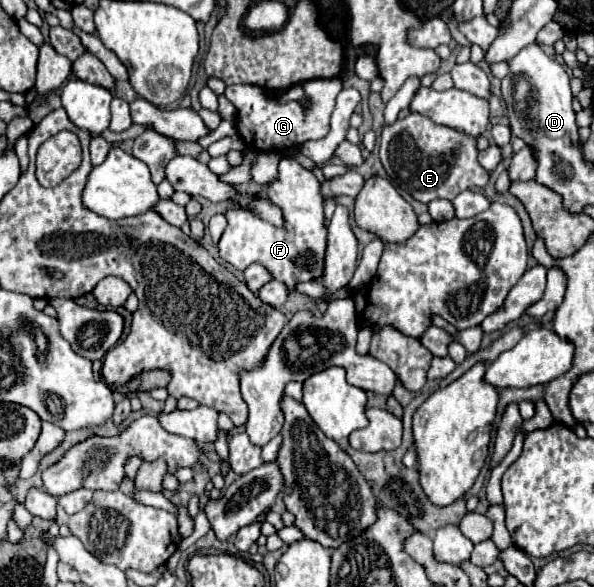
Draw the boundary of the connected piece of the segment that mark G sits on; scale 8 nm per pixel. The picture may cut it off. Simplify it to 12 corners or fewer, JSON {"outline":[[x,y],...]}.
{"outline":[[337,77],[303,83],[309,111],[229,85],[249,149],[285,151],[329,133]]}

